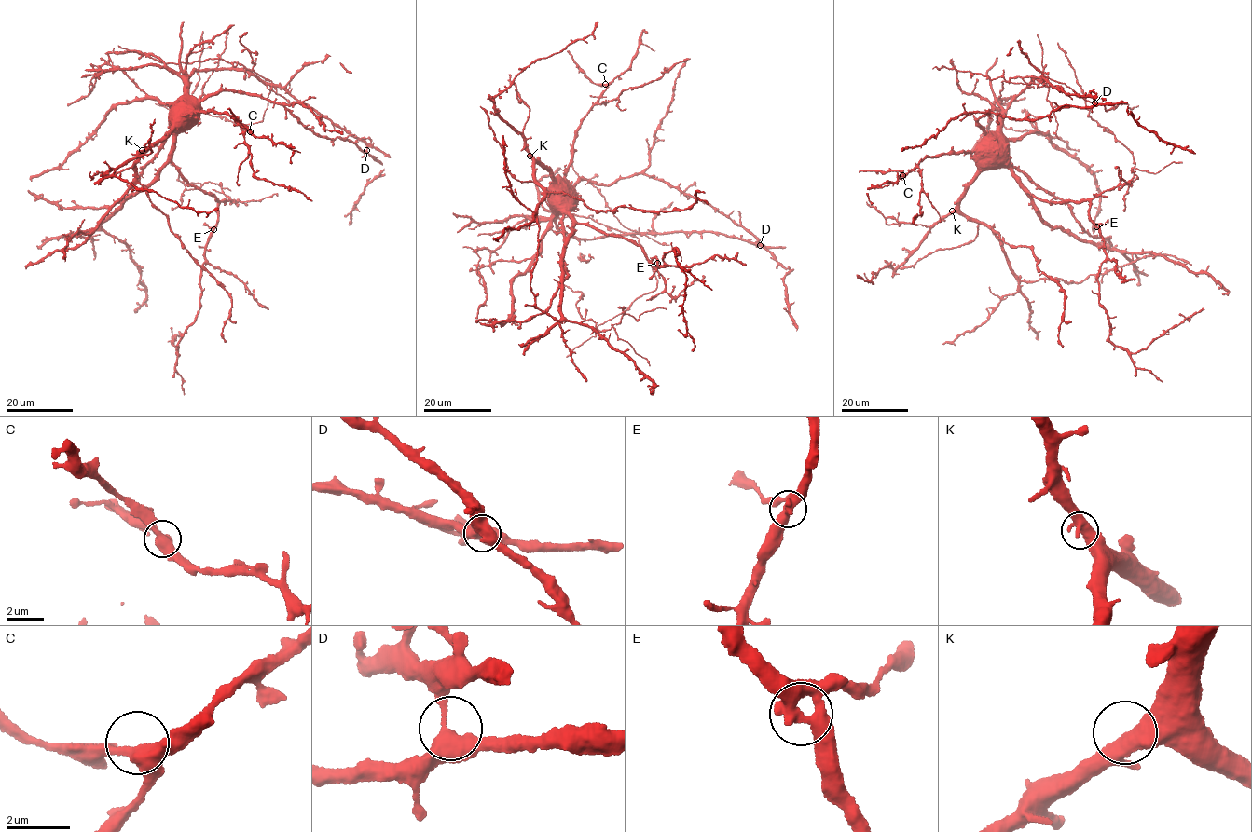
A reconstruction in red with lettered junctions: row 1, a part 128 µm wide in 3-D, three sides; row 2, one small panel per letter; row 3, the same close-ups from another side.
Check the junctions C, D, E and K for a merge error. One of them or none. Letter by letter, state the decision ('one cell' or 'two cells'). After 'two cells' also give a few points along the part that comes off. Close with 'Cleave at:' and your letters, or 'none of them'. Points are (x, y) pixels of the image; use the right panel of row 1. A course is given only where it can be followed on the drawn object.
C: one cell
D: one cell
E: one cell
K: one cell
Cleave at: none of them

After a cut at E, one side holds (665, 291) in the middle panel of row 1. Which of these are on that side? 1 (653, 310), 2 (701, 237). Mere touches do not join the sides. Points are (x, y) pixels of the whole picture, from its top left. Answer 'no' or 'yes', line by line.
1: yes
2: yes

